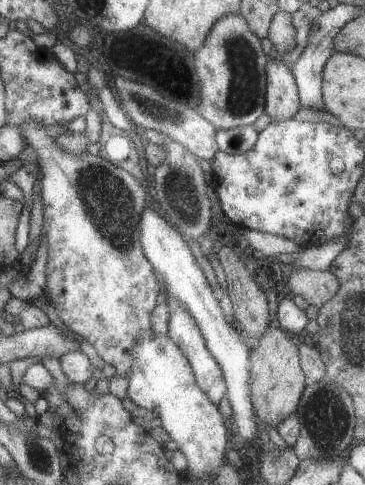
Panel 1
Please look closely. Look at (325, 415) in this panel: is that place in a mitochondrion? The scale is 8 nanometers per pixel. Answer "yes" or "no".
yes

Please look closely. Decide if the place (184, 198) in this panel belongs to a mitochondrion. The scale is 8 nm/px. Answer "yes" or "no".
yes

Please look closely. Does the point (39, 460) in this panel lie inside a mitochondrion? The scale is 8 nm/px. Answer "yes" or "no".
yes

